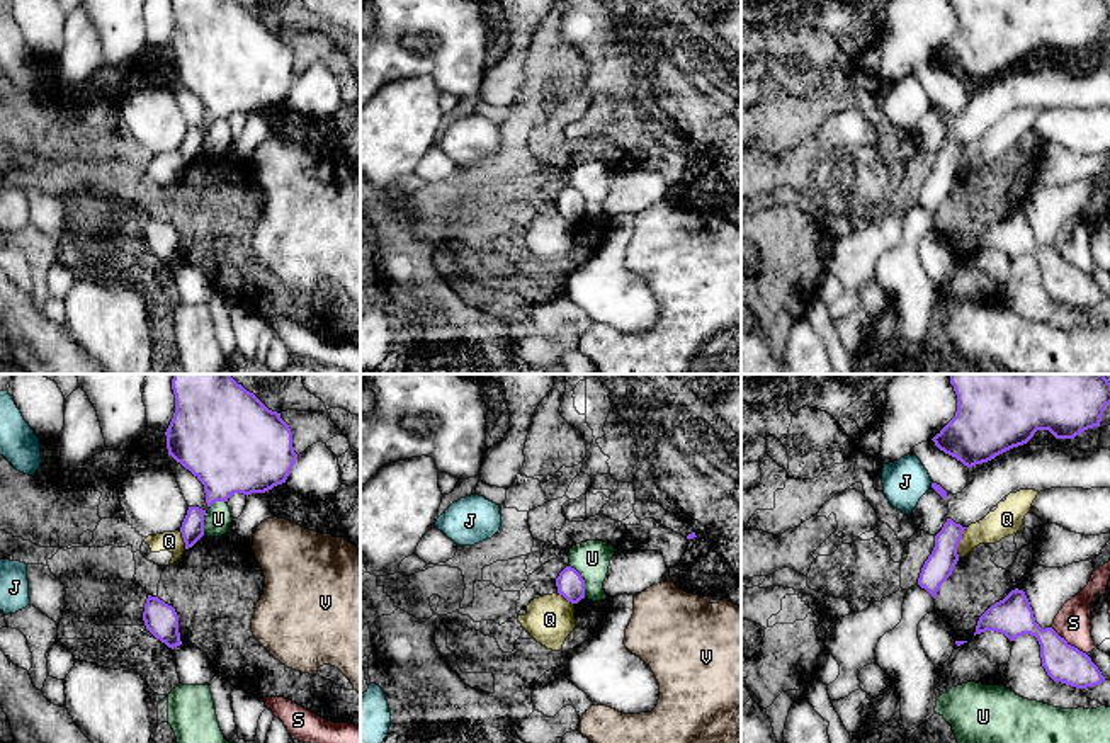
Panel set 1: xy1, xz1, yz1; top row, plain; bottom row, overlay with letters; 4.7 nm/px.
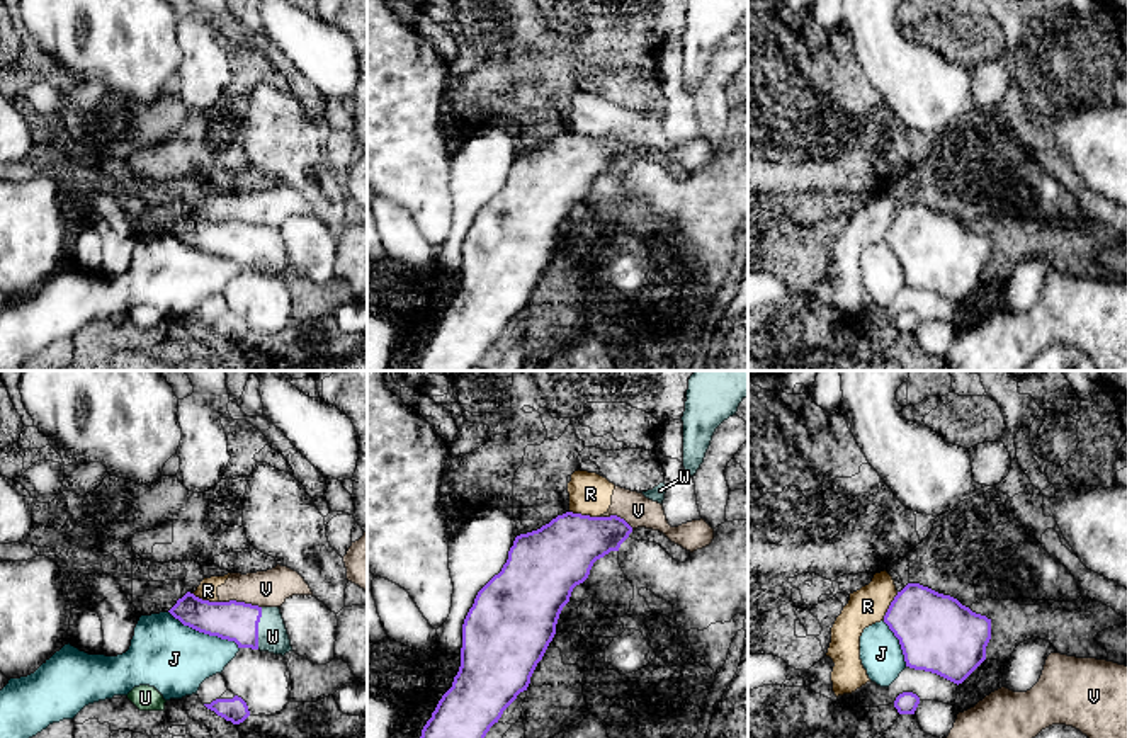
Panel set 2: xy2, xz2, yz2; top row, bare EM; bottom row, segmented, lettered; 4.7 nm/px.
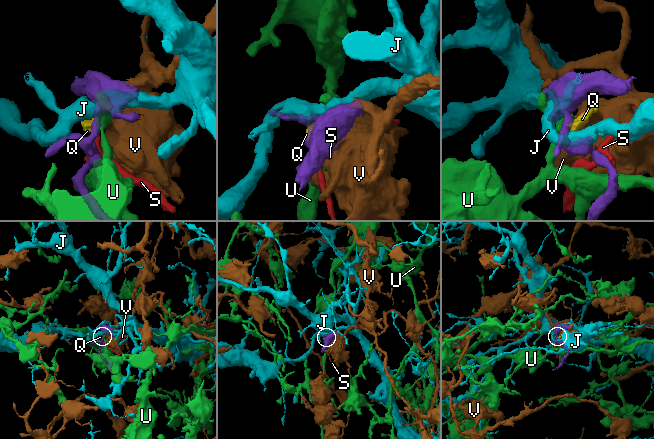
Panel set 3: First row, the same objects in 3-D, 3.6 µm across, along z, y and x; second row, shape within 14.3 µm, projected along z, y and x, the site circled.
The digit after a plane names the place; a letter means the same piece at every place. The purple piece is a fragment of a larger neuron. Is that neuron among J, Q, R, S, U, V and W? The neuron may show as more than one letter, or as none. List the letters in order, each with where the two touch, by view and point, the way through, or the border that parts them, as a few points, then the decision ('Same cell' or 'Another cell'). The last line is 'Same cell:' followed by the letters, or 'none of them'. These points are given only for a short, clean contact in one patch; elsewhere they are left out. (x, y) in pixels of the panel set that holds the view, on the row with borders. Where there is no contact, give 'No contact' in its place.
J: Touches purple at xy2 (204, 633). Another cell
Q: Touches purple at yz1 (959, 541). Boundary: yz1 (966, 527), (957, 548), (957, 558). Another cell
R: Touches purple at xz2 (585, 516). Boundary: xz2 (570, 510), (599, 517). Another cell
S: Touches purple at yz1 (1070, 645). Boundary: yz1 (1051, 628), (1087, 655). Another cell
U: Touches purple at xz1 (583, 580). Another cell
V: Touches purple at xy2 (240, 602). Boundary: xy2 (220, 601), (243, 601), (260, 607). Another cell
W: Touches purple at xy2 (257, 628). Path across: xy2 (235, 621), (257, 628), (272, 636). Same cell
Same cell: W

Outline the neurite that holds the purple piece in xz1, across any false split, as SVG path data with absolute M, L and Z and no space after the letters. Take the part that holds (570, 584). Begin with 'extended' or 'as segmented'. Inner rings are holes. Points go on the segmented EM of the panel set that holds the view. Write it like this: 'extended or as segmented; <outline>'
as segmented; M566 566L559 573L559 576L556 578L556 587L558 593L571 604L578 604L581 598L585 598L585 580L571 566Z

